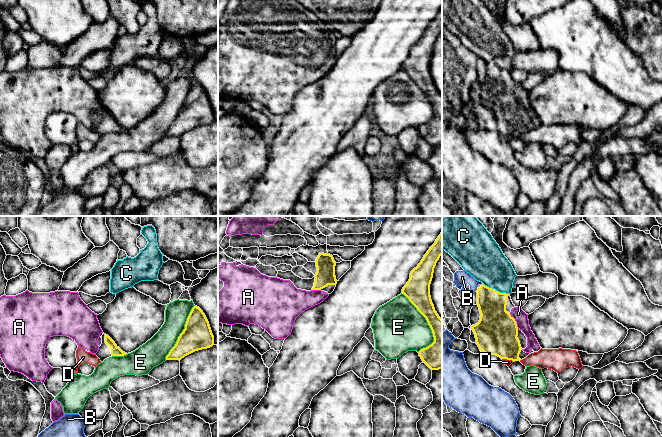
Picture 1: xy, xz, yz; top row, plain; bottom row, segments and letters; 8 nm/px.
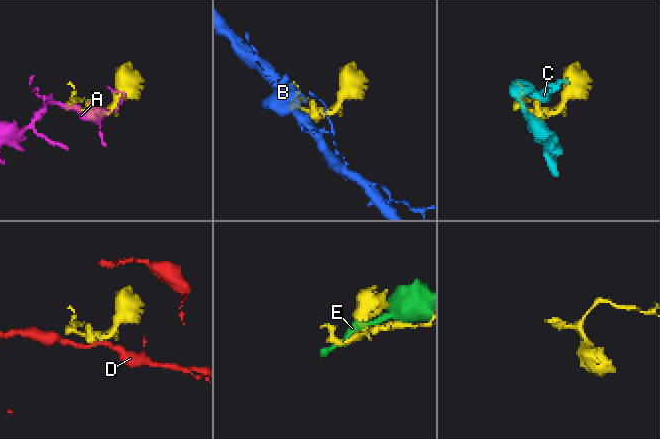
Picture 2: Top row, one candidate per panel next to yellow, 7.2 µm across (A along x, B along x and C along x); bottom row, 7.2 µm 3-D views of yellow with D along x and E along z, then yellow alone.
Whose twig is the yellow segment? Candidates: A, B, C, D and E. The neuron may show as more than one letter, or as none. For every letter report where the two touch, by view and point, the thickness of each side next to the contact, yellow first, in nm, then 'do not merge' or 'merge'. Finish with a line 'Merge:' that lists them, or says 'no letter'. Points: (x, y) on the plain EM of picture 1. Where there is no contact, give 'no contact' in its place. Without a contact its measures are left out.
A: yz (512, 93) | 340/100 nm | merge
B: yz (477, 65) | 220/120 nm | do not merge
C: yz (495, 66) | 240/320 nm | do not merge
D: yz (508, 135) | 340/50 nm | do not merge
E: xz (428, 100) | 220/420 nm | do not merge
Merge: A

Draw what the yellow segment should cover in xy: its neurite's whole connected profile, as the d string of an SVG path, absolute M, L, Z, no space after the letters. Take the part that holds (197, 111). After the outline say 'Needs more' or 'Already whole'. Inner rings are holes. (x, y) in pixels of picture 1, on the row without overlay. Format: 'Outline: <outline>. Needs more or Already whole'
Outline: M194 82L187 94L185 105L178 113L175 122L166 132L166 136L181 136L185 132L214 121L209 98L203 87Z. Already whole

